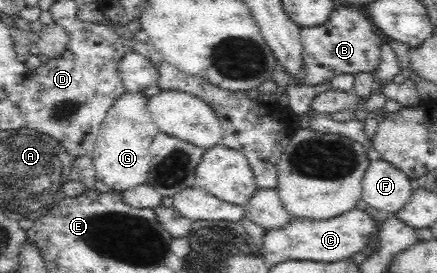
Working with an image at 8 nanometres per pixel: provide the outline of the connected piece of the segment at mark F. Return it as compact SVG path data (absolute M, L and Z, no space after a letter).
M374 160L362 180L362 199L371 208L392 215L410 199L412 178L386 160Z

